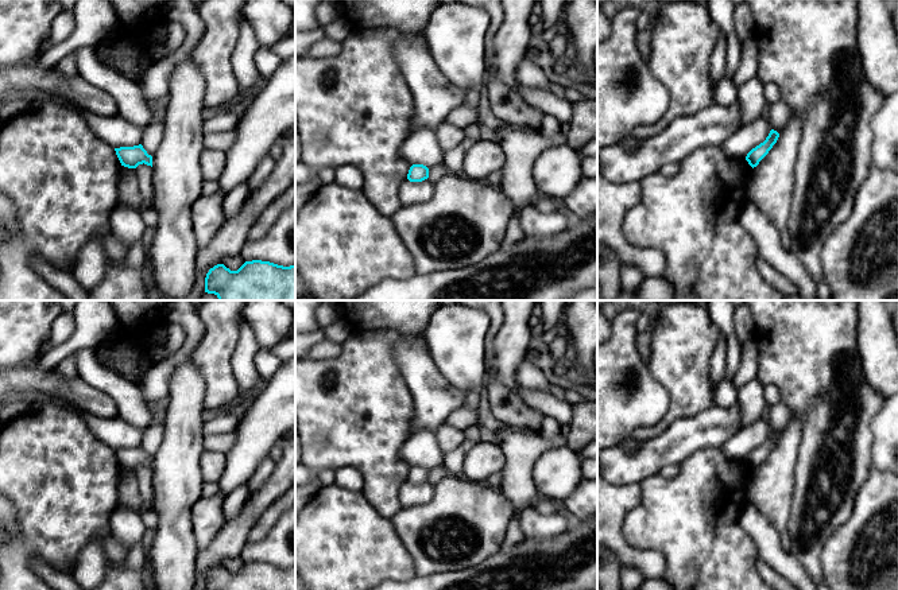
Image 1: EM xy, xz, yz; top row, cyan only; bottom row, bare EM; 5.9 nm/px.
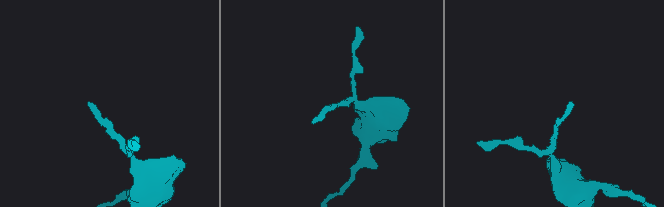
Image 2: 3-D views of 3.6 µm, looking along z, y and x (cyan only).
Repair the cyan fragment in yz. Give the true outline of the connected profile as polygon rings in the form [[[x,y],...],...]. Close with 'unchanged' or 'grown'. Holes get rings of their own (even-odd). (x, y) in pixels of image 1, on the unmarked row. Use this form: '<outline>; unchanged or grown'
[[[771,431],[766,442],[747,455],[746,462],[752,470],[756,469],[759,463],[769,455],[778,439],[779,435]]]; unchanged

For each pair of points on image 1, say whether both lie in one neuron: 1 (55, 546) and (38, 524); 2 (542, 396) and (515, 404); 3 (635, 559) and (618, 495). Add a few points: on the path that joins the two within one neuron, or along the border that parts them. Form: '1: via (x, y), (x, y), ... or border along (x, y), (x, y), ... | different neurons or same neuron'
1: via (54, 540), (43, 530) | same neuron
2: border along (517, 395), (545, 416) | different neurons
3: via (619, 544), (614, 539), (614, 511) | same neuron

